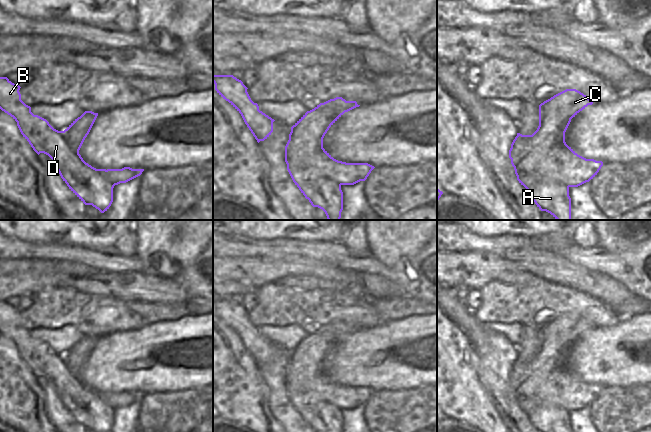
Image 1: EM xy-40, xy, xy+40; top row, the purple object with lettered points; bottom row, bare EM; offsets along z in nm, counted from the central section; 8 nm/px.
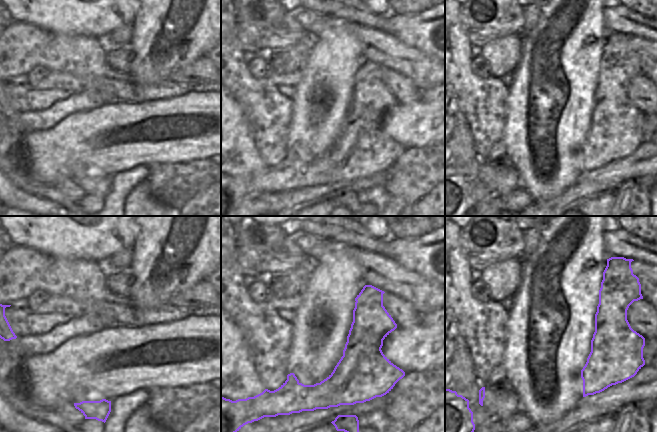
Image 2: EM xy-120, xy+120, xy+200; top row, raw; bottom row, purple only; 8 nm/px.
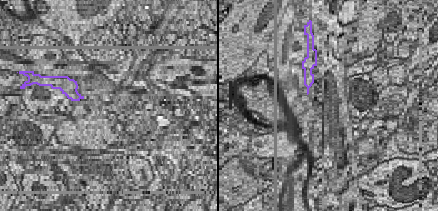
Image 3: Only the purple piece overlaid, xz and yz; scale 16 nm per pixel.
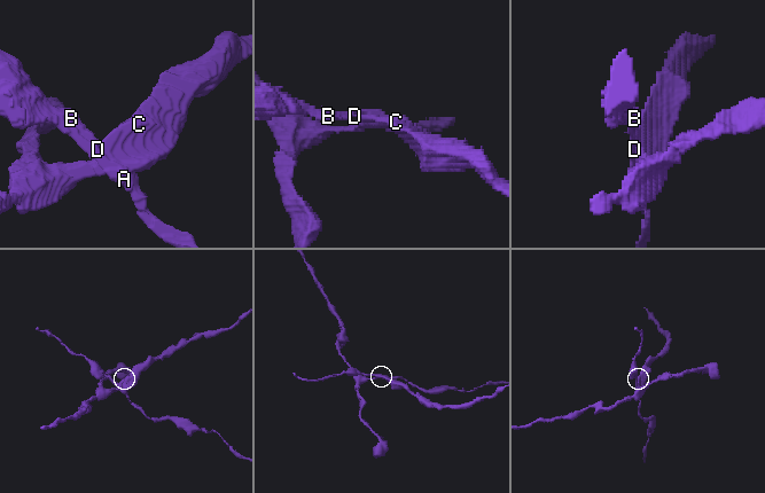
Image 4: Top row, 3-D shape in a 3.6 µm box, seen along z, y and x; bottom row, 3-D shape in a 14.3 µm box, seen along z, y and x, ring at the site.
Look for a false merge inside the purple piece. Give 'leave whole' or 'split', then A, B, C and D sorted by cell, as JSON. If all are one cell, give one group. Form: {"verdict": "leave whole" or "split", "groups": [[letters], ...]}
{"verdict": "split", "groups": [["A", "B", "D"], ["C"]]}

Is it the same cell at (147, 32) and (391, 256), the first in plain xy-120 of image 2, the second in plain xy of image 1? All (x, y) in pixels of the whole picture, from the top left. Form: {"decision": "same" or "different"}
{"decision": "same"}

